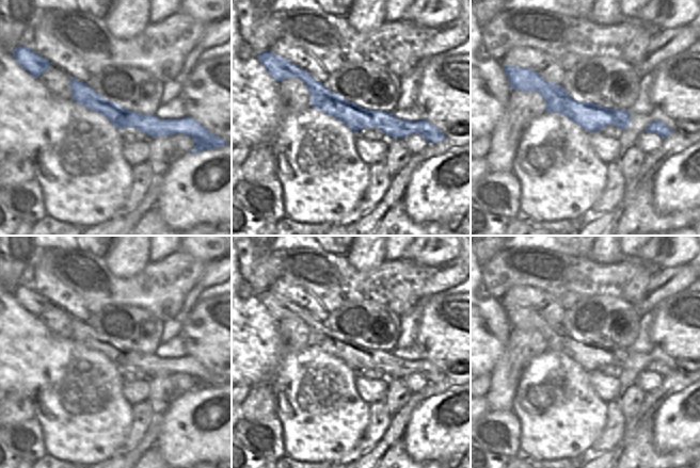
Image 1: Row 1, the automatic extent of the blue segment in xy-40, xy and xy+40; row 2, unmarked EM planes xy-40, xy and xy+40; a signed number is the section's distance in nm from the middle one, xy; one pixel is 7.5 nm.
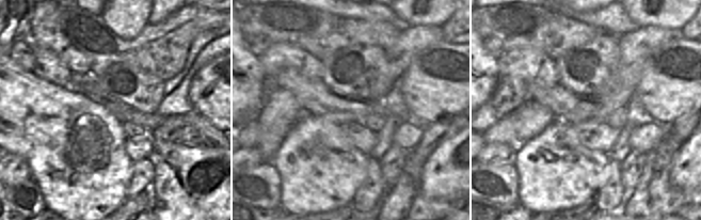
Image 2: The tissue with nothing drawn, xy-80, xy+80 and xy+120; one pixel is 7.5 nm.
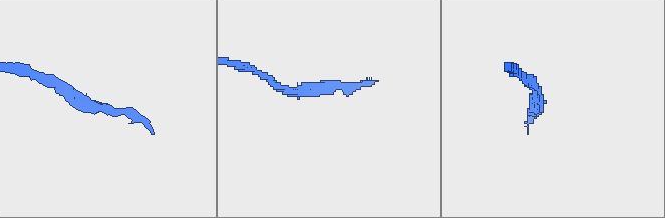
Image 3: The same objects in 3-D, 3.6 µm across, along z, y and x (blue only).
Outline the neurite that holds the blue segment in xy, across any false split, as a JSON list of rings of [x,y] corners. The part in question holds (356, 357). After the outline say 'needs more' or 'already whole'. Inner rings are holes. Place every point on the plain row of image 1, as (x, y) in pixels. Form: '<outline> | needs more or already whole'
[[[270,290],[259,293],[258,297],[269,313],[279,322],[285,318],[299,317],[307,325],[307,329],[312,336],[312,348],[319,348],[323,352],[343,360],[355,373],[360,369],[364,369],[366,367],[377,367],[393,377],[402,378],[411,373],[419,373],[427,382],[441,382],[446,377],[446,374],[441,369],[426,358],[421,358],[419,360],[399,358],[393,352],[372,350],[370,348],[364,348],[353,341],[349,341],[338,333],[334,333],[328,328],[324,325],[324,322],[317,320],[306,309]]] | already whole

